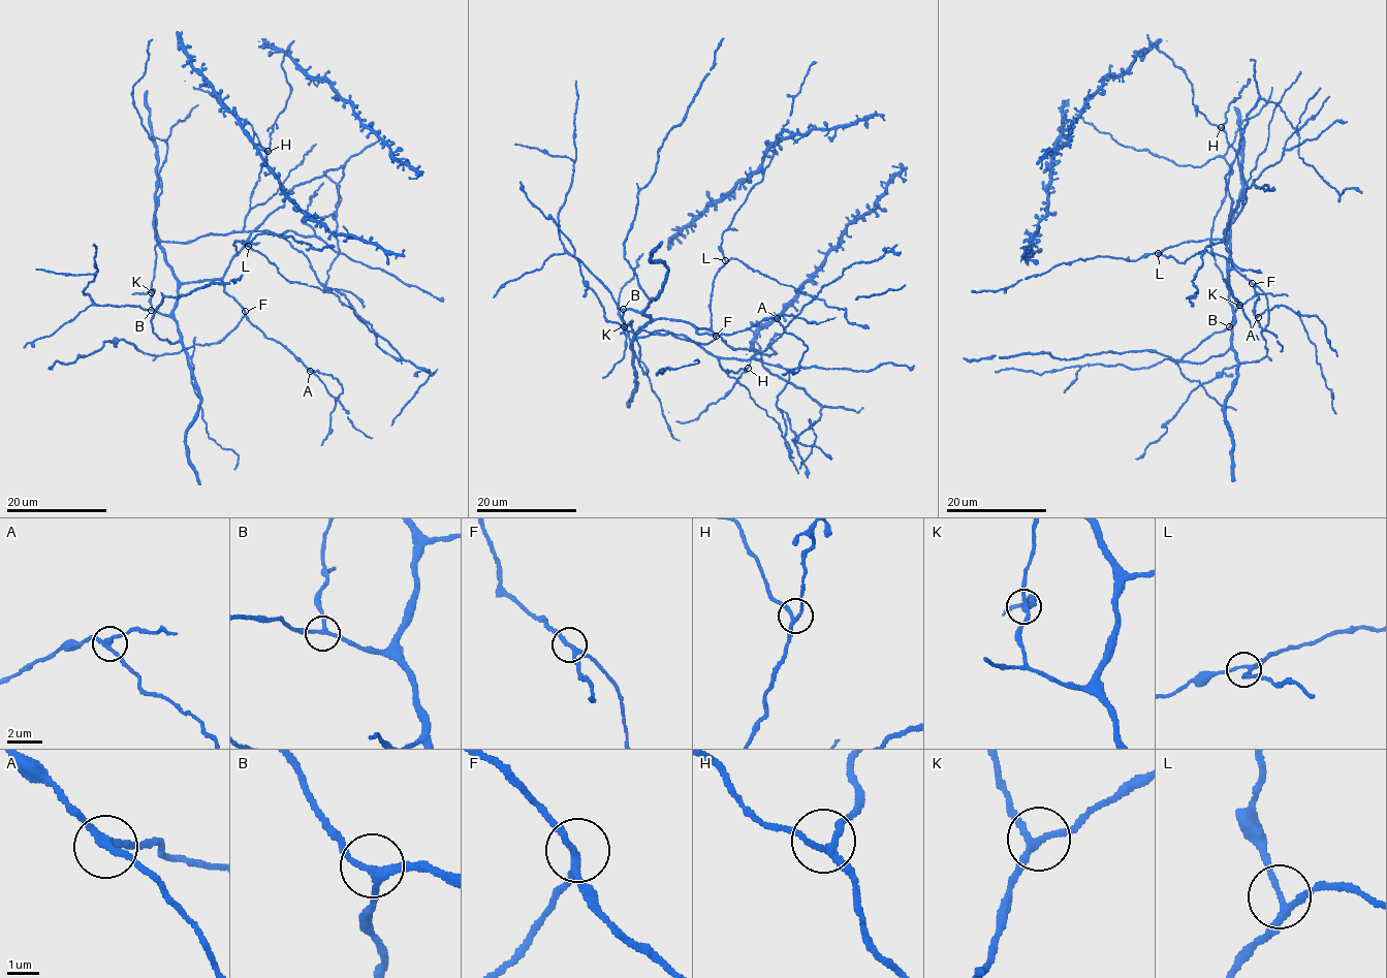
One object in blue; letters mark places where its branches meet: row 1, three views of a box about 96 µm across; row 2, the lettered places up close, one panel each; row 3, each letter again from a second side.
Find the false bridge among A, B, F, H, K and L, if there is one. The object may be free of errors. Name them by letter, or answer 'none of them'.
none of them

